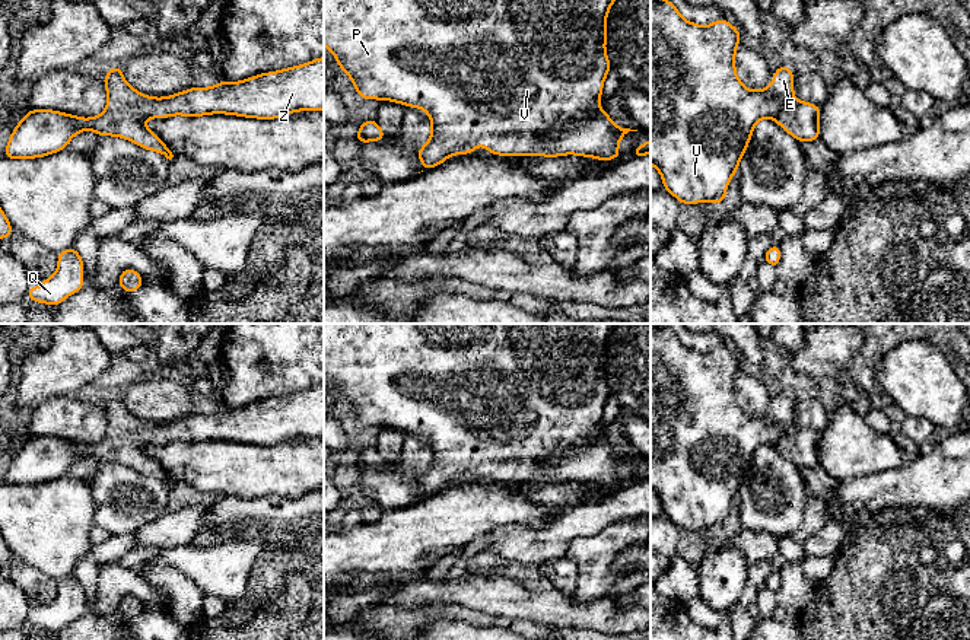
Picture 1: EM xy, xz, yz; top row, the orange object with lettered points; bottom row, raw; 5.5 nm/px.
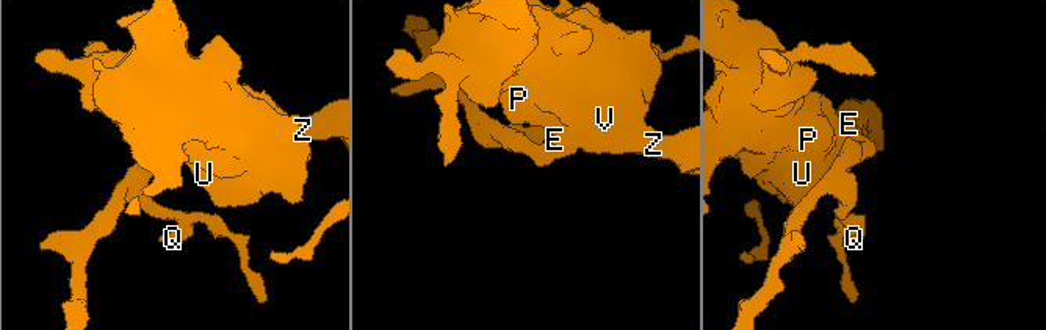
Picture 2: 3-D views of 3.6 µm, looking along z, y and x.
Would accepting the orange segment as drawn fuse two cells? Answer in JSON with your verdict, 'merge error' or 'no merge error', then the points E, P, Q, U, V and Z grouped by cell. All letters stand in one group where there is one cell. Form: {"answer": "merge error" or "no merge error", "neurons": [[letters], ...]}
{"answer": "no merge error", "neurons": [["E", "P", "Q", "U", "V", "Z"]]}

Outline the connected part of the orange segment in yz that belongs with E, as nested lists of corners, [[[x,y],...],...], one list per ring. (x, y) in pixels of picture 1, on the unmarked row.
[[[651,324],[651,491],[662,502],[664,515],[681,531],[726,528],[725,518],[738,499],[738,490],[758,446],[775,446],[799,469],[820,465],[821,433],[794,424],[795,401],[788,391],[779,394],[772,411],[761,417],[748,417],[738,405],[735,378],[740,363],[740,357],[725,346],[700,353],[686,347],[674,329]]]

